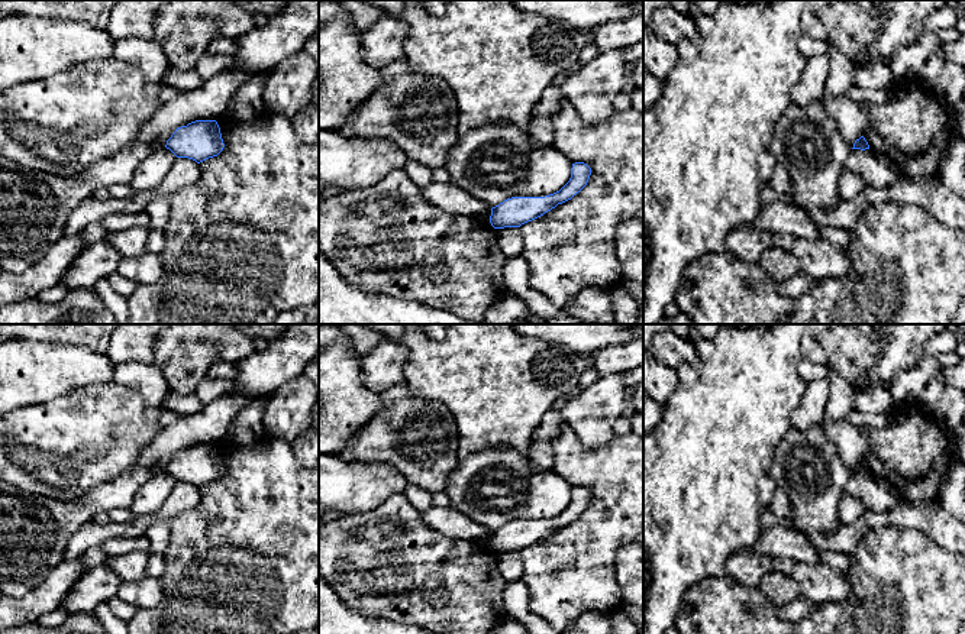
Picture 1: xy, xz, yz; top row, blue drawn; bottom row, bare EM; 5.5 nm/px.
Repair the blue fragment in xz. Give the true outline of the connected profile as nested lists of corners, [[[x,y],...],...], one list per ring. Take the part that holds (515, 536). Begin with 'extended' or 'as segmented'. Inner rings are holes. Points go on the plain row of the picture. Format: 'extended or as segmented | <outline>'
as segmented | [[[575,486],[569,505],[556,517],[545,521],[511,521],[491,533],[490,547],[494,553],[520,551],[545,537],[571,524],[588,507],[591,492],[584,486]]]

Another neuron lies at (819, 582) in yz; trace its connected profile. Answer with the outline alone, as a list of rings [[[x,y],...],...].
[[[795,563],[790,576],[797,582],[801,595],[814,604],[845,602],[851,596],[848,579],[824,563]]]

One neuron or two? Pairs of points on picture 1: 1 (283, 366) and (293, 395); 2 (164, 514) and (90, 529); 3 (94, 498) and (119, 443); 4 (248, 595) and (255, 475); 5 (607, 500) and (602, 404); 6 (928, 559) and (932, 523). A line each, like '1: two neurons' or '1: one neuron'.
1: two neurons
2: one neuron
3: two neurons
4: one neuron
5: two neurons
6: two neurons

